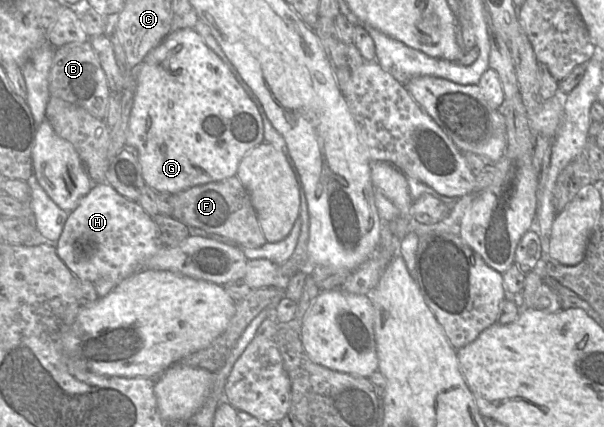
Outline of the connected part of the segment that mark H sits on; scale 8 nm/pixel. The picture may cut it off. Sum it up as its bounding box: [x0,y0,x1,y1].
[55,182,162,285]

